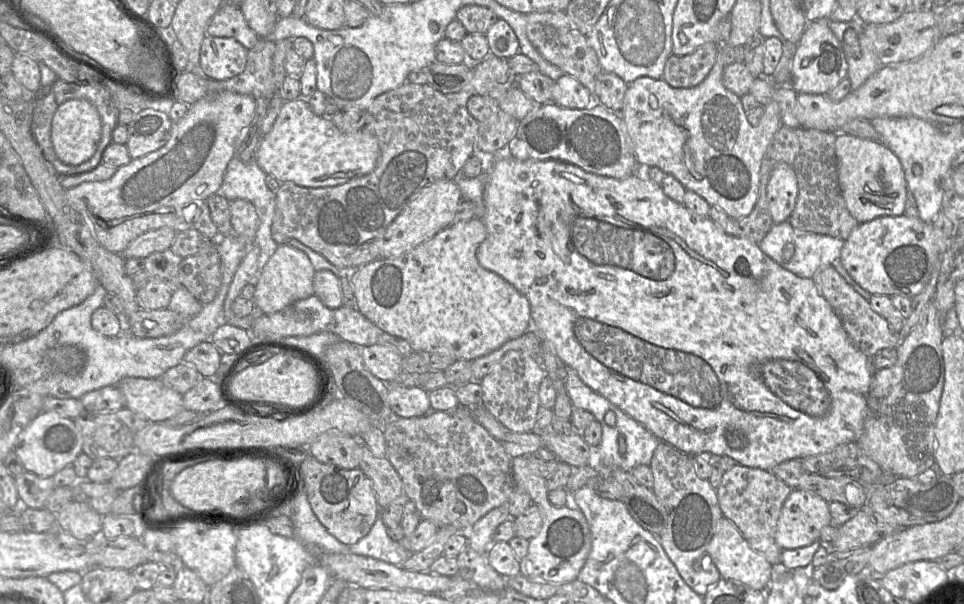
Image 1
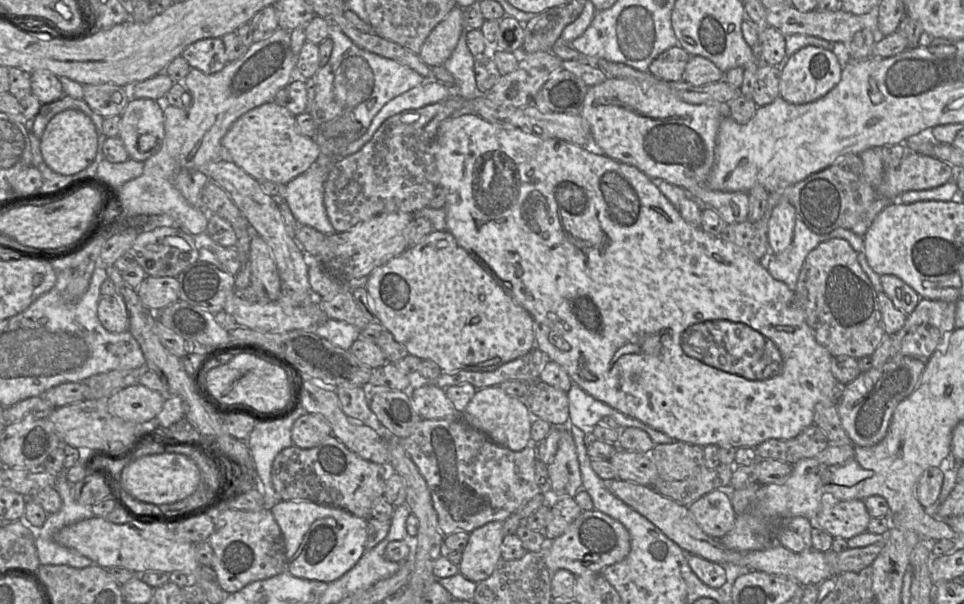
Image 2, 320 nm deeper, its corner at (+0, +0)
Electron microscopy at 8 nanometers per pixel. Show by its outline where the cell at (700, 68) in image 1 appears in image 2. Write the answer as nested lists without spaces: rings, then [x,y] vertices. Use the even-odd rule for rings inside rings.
[[[676,45],[655,58],[649,65],[648,72],[664,81],[681,81],[690,57],[688,52]]]

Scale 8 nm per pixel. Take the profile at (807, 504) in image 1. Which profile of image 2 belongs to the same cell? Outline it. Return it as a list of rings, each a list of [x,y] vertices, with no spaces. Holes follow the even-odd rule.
[[[863,500],[829,502],[812,519],[812,528],[829,533],[833,538],[849,540],[865,531],[871,520]]]

